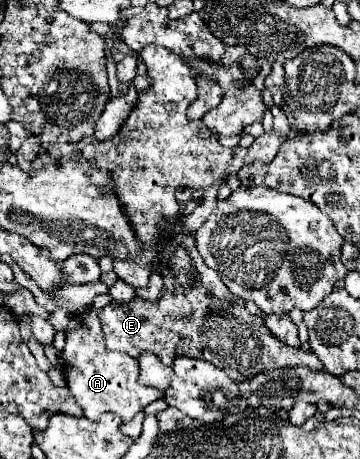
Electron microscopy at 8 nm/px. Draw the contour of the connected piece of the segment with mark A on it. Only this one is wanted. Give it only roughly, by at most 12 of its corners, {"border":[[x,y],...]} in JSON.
{"border":[[96,313],[74,315],[62,349],[84,417],[126,423],[162,391],[106,349]]}

